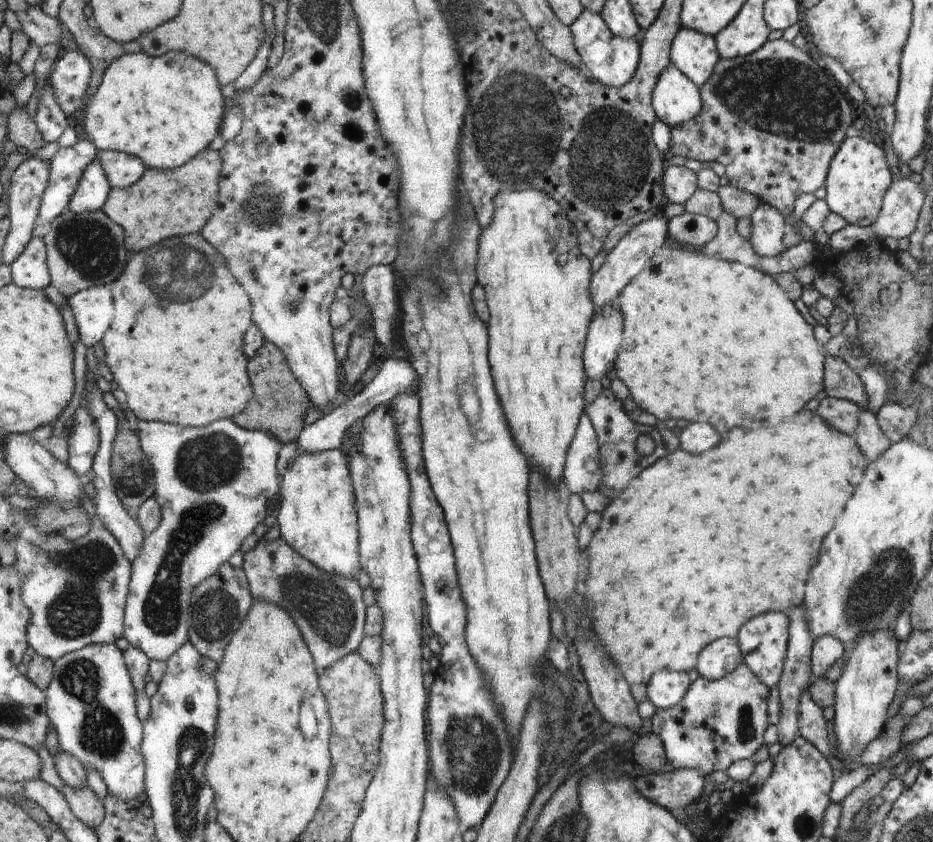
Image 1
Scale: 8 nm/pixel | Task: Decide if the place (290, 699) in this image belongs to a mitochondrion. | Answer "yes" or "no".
no

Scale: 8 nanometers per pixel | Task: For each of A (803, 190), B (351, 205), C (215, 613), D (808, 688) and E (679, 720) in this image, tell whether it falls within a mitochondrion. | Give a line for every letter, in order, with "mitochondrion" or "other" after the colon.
A: other
B: other
C: mitochondrion
D: other
E: other

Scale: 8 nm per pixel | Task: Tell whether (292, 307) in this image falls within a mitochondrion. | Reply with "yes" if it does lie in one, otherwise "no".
yes

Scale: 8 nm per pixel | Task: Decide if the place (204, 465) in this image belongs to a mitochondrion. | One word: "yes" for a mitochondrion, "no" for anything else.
yes

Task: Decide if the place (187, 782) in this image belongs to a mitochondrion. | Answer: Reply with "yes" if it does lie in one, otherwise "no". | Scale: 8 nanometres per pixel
yes

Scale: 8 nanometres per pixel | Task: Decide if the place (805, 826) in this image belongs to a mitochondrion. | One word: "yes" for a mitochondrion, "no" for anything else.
yes

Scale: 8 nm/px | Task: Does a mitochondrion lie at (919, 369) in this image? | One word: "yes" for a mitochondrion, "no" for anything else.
no

